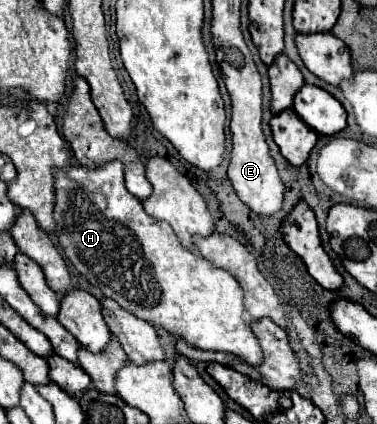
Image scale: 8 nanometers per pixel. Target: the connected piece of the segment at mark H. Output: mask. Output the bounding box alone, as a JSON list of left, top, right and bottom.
[54,161,262,365]

